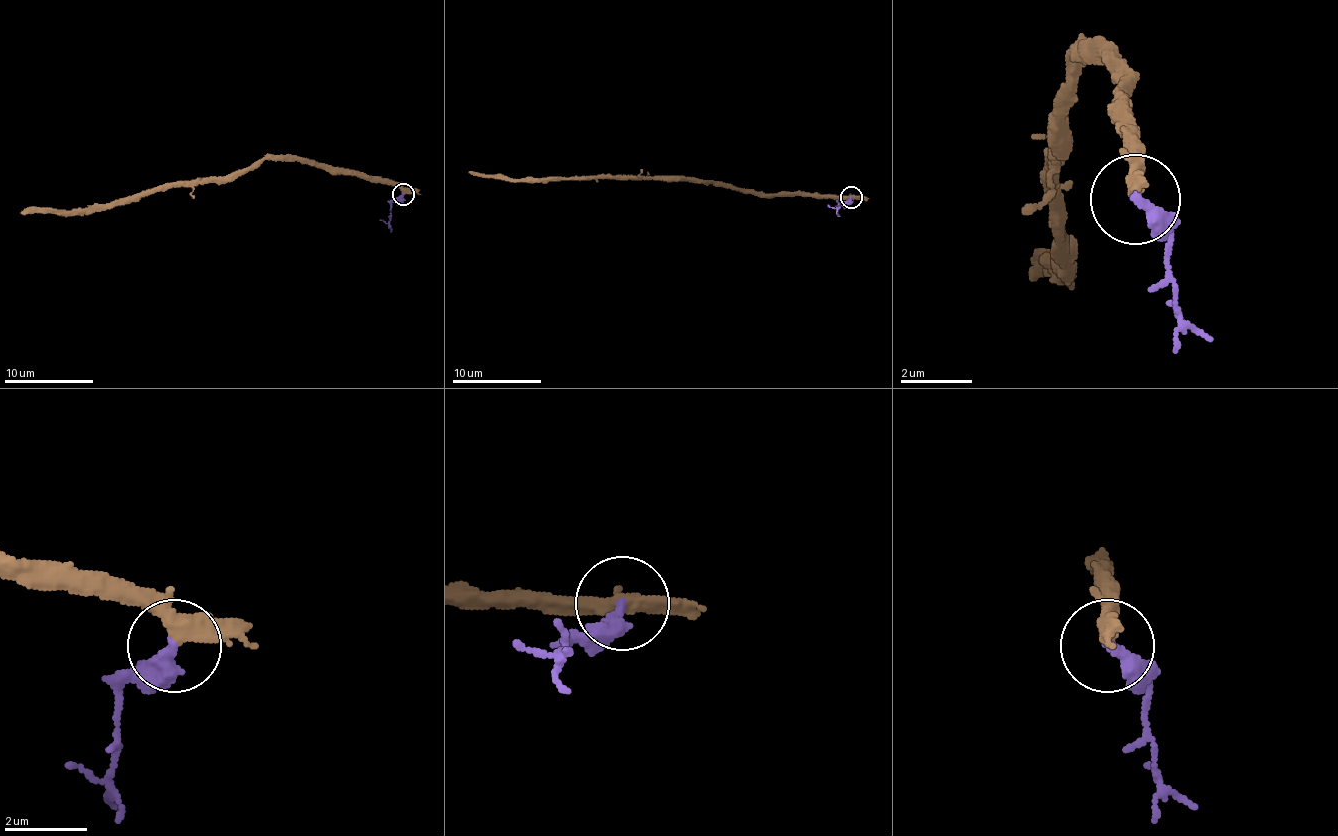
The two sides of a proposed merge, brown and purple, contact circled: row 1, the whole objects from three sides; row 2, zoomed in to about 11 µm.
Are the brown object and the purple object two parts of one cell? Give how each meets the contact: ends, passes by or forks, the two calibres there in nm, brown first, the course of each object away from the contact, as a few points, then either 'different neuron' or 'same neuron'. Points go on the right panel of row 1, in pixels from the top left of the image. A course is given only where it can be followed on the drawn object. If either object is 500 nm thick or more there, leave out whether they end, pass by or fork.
brown forks | purple ends | 300/360 nm | brown via (1132, 197), (1132, 152), (1123, 116), (1123, 80), (1078, 53), (1060, 125), (1060, 269), (1033, 278) | purple via (1132, 197), (1168, 260), (1177, 314), (1213, 341) | different neuron

